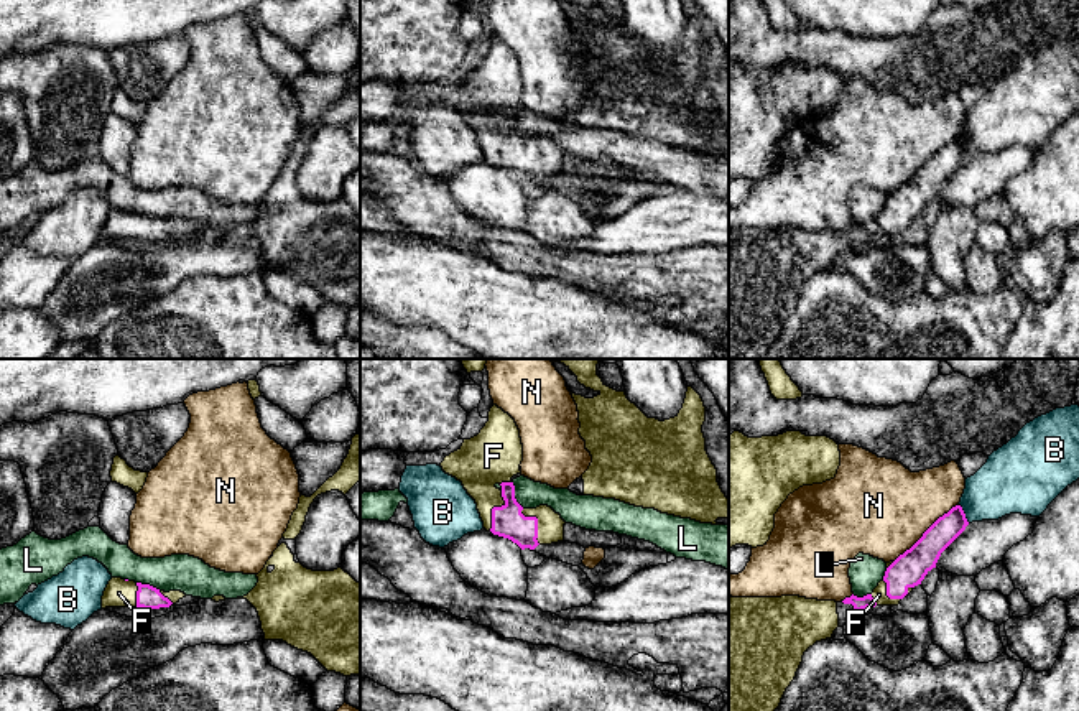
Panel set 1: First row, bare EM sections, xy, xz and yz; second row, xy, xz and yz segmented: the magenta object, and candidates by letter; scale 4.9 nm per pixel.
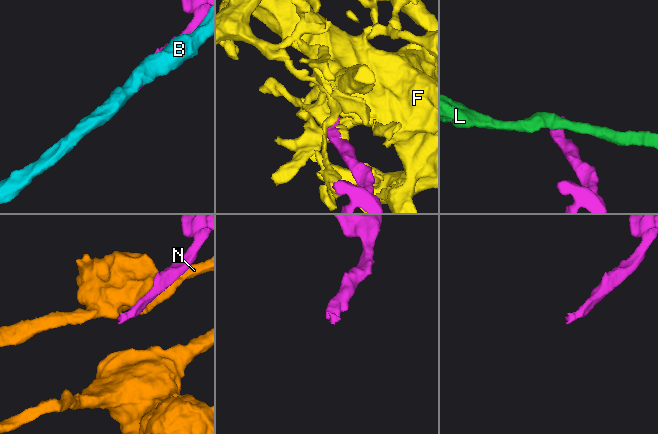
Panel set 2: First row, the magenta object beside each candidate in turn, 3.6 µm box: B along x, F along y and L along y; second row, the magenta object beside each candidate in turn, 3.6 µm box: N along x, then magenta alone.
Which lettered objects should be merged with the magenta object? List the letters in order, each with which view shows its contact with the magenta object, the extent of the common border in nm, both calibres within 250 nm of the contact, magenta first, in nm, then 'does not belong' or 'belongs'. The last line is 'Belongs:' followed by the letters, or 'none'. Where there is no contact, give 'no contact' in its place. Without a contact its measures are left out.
B: meets magenta in yz; contact 110 nm long; 140 nm thick on the magenta side, 300 nm on the other; does not belong
F: meets magenta in xz; contact 220 nm long; 160 nm thick on the magenta side, 260 nm on the other; belongs
L: meets magenta in xz; contact 150 nm long; 160 nm thick on the magenta side, 140 nm on the other; does not belong
N: meets magenta in yz; contact 420 nm long; 170 nm thick on the magenta side, 460 nm on the other; does not belong
Belongs: F

